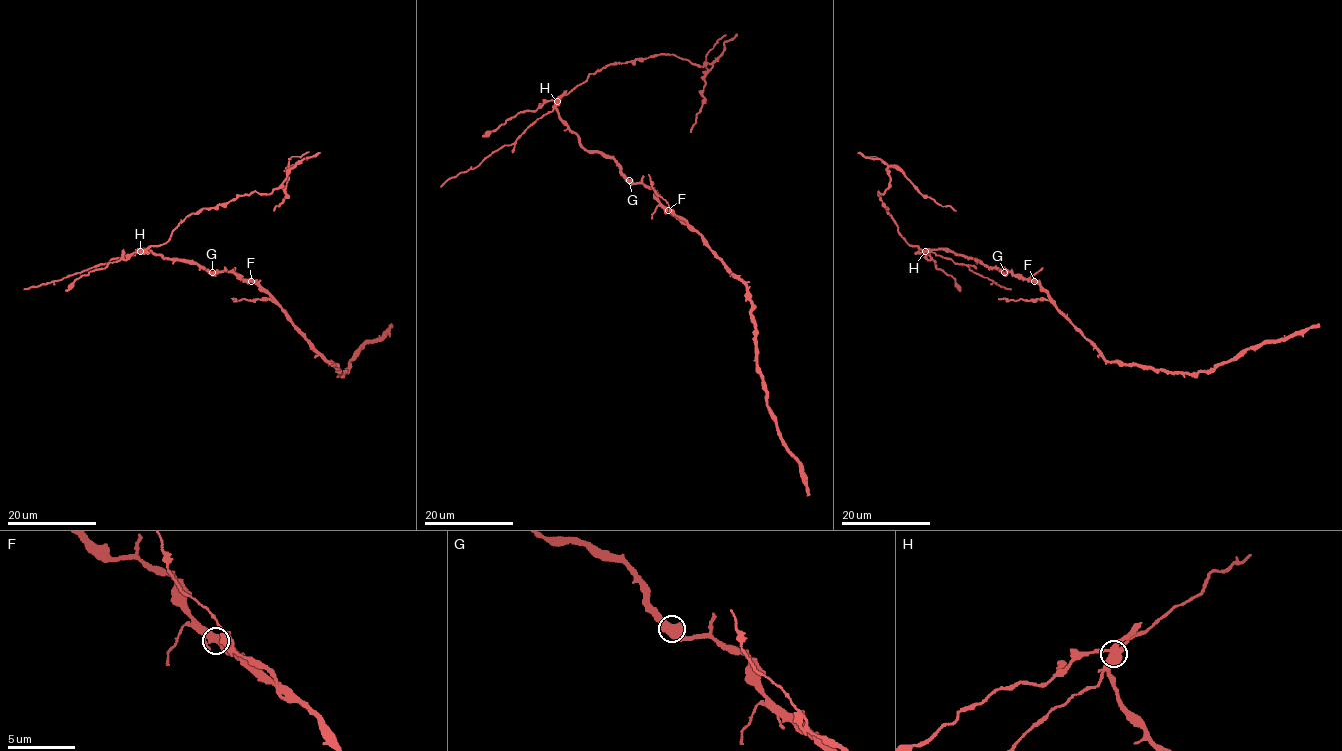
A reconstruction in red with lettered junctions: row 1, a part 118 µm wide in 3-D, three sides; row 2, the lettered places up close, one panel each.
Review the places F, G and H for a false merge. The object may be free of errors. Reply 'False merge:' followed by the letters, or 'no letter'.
False merge: H

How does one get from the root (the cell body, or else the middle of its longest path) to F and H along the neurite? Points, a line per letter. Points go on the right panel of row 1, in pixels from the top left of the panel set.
F: (1007, 272), (1034, 281)
H: (1007, 272), (943, 250), (924, 252)

